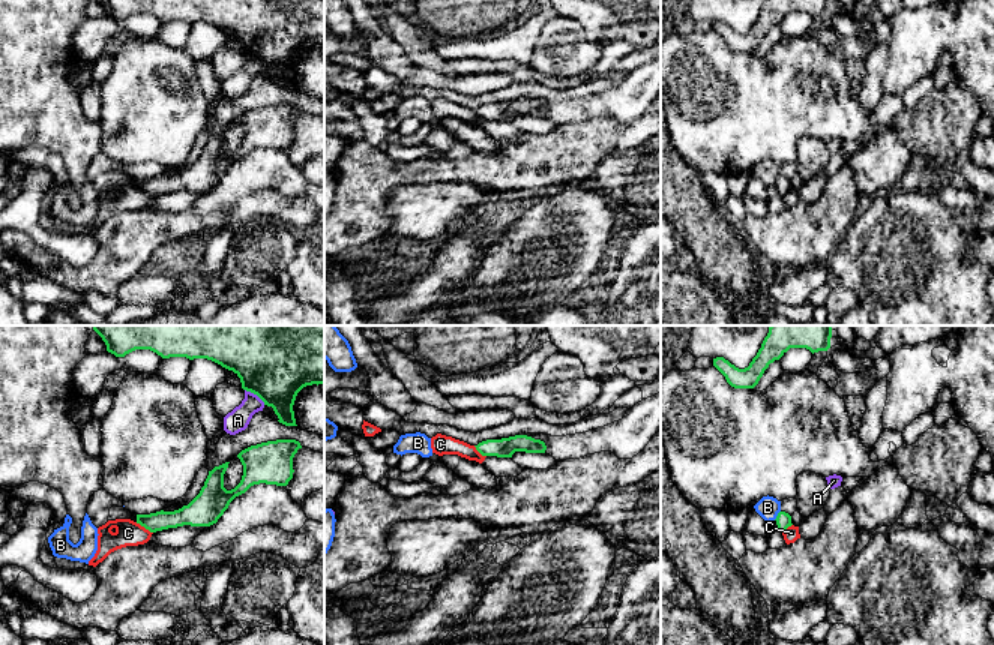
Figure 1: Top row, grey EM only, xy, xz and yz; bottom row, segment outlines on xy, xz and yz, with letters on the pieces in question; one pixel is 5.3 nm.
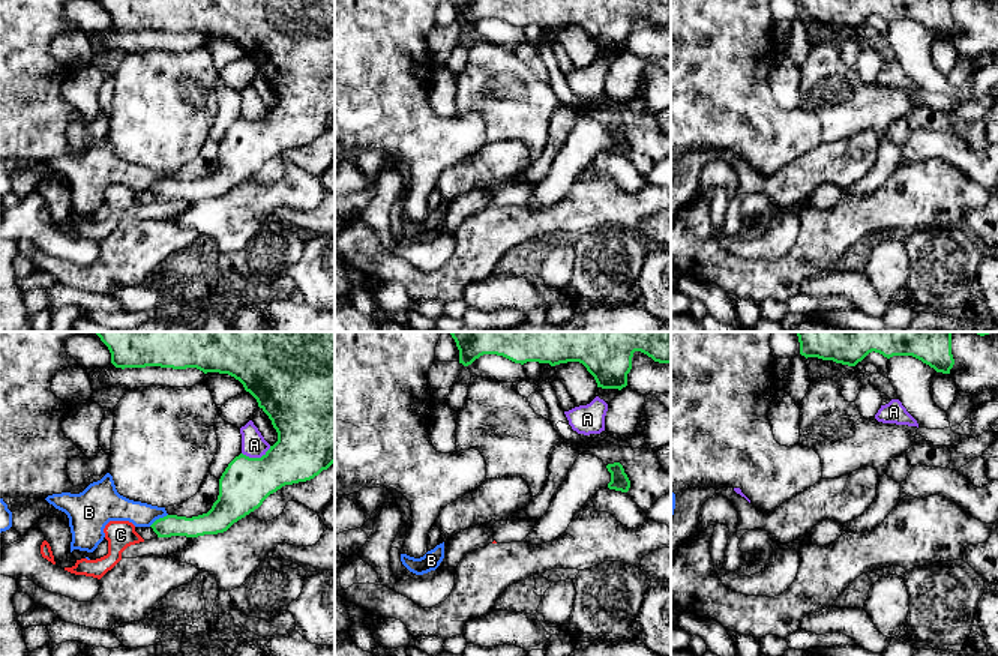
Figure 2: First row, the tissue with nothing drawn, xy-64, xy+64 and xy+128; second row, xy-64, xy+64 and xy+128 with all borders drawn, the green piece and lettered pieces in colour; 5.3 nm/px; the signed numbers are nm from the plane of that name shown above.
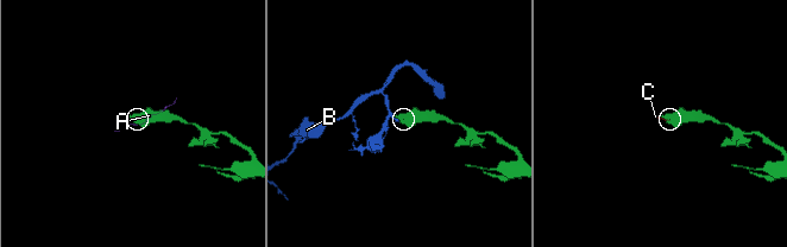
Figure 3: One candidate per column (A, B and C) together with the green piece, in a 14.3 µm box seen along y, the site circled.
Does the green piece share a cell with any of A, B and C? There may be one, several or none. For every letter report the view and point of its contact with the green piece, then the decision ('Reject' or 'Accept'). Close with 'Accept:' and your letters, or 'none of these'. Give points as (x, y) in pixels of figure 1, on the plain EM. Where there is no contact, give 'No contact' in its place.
A: Touches green at xy (256, 57). Reject
B: Touches green at yz (778, 179). Reject
C: Touches green at xy (144, 191). Reject
Accept: none of these

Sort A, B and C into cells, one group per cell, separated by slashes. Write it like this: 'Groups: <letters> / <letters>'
Groups: A / B / C

